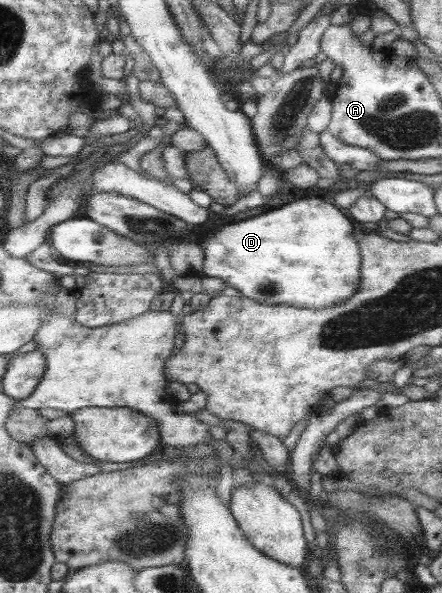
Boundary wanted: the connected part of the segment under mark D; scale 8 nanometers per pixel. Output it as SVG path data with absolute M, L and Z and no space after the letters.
M318 197L290 201L252 219L220 226L204 236L198 247L203 251L200 273L221 279L223 285L232 285L242 297L266 305L334 307L353 297L359 286L359 247L352 235L352 223L341 208Z

